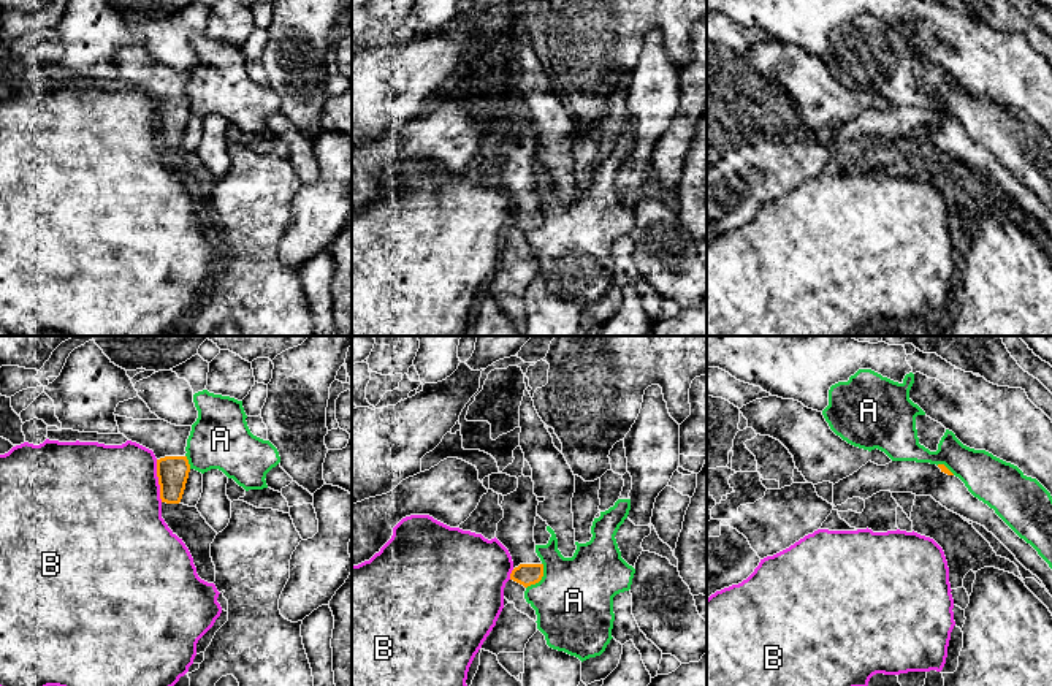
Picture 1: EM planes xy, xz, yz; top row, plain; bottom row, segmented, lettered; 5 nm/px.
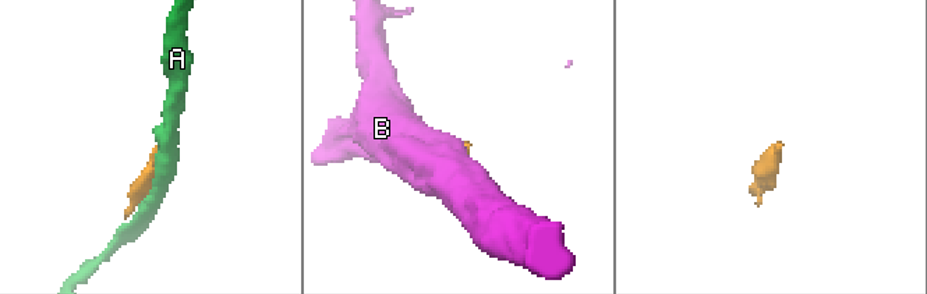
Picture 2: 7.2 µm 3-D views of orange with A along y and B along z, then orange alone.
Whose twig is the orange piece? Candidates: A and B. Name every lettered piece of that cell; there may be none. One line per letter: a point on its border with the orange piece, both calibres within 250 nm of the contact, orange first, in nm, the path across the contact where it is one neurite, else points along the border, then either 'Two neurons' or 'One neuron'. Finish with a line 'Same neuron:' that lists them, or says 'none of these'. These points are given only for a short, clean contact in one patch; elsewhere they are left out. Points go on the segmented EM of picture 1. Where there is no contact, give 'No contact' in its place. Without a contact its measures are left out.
A: Touches orange at xz (541, 579). Thickness 110 nm (orange) against 400 nm. Two neurons
B: Touches orange at xy (159, 480). Thickness 160 nm (orange) against 480 nm. Two neurons
Same neuron: none of these

